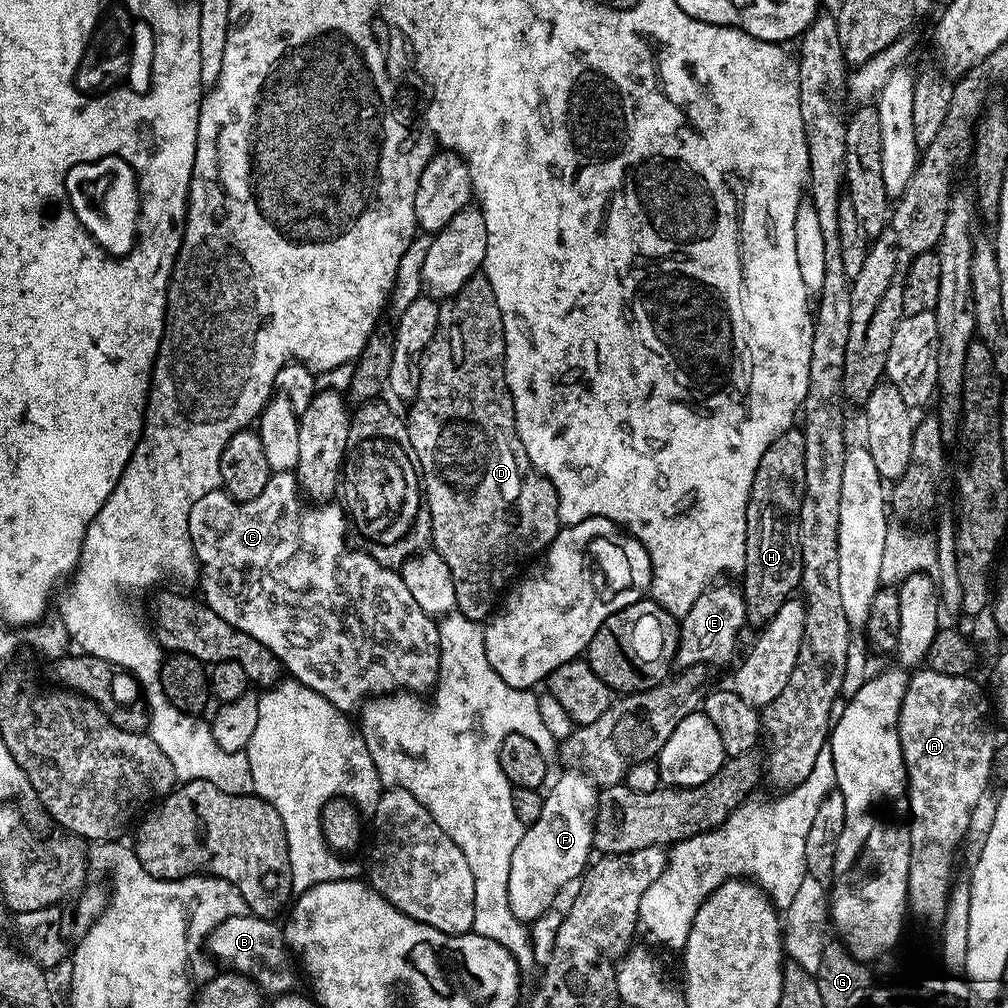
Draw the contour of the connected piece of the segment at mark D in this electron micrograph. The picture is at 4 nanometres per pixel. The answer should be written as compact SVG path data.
M482 274L472 276L466 282L466 286L462 286L462 290L458 290L454 295L447 297L439 307L437 330L420 359L421 380L418 382L415 399L411 401L412 413L407 413L406 423L410 434L410 442L416 451L416 462L422 477L422 500L426 505L426 511L432 523L430 544L450 568L450 575L454 580L454 592L457 595L455 611L460 612L467 620L484 622L491 617L497 607L498 597L509 587L510 581L517 575L516 564L525 563L524 565L527 565L533 559L531 556L535 552L536 555L543 553L544 549L552 543L552 539L560 533L562 527L560 515L558 514L558 502L560 499L550 481L541 472L536 471L536 468L530 462L530 458L526 458L526 450L518 438L516 419L514 418L514 402L504 377L504 327L502 326L502 314L498 310L498 302L494 298L494 290L490 290L490 282Z

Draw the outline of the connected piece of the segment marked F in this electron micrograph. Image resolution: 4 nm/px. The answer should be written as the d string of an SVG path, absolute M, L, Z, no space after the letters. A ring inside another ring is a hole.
M564 770L561 773L556 781L551 781L552 789L544 796L542 814L538 814L538 822L525 827L518 846L514 846L514 858L510 858L510 910L514 918L525 922L536 920L544 911L553 907L557 903L556 895L571 880L576 882L583 877L589 863L588 855L593 855L594 852L593 817L589 812L596 807L597 785L582 772Z

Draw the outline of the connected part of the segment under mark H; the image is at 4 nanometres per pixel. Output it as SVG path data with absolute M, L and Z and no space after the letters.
M800 430L783 432L762 454L762 462L758 462L758 470L754 474L754 482L750 490L750 498L746 506L746 562L742 573L742 591L744 593L744 618L749 625L763 626L793 595L792 591L800 588L802 578L802 554L798 538L798 522L802 510L802 498L806 490L806 442Z

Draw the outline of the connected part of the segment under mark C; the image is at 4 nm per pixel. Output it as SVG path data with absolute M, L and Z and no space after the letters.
M290 471L272 472L262 494L252 501L236 501L226 491L217 490L194 502L194 510L190 510L190 542L198 565L198 588L204 591L203 603L212 608L214 614L218 614L218 618L230 622L230 626L250 634L250 638L265 644L280 659L291 679L304 683L310 690L317 691L343 713L351 713L359 709L365 700L381 694L401 690L417 694L424 694L424 691L427 693L435 685L436 677L440 675L440 629L437 621L424 613L422 607L414 602L413 595L406 590L406 583L401 580L399 571L382 567L363 550L348 548L347 542L344 541L346 517L339 503L325 503L317 507L320 508L317 512L304 516L303 510L300 509L300 500L302 501L302 493L300 485L296 483L296 473Z

